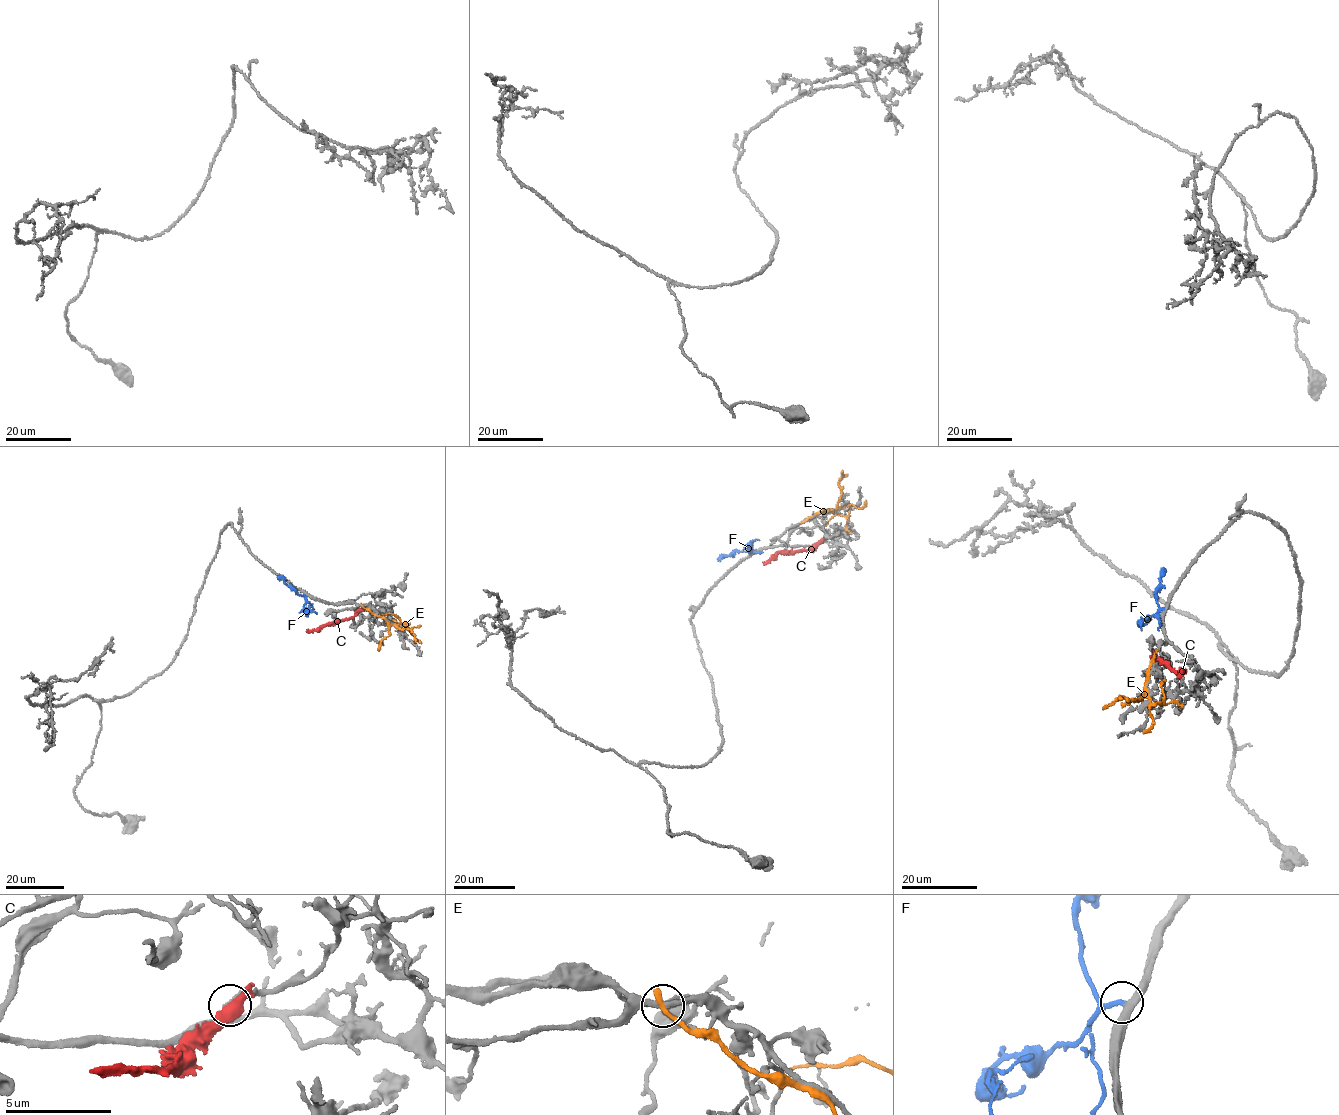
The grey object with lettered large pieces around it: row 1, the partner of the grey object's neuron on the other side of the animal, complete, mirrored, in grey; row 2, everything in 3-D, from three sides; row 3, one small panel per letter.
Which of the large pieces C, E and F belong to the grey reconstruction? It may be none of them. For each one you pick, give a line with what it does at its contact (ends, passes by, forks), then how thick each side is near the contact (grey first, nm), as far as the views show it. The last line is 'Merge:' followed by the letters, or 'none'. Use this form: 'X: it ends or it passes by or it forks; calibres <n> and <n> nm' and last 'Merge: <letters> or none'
F: it passes by; calibres 380 and 160 nm
Merge: F

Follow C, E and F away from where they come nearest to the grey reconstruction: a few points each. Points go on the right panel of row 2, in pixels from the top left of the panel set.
C: (1180, 673), (1154, 652)
E: (1154, 653), (1145, 683), (1152, 705), (1163, 703), (1160, 684), (1165, 680)
F: (1163, 608), (1160, 608), (1155, 593), (1162, 571), (1163, 574)

